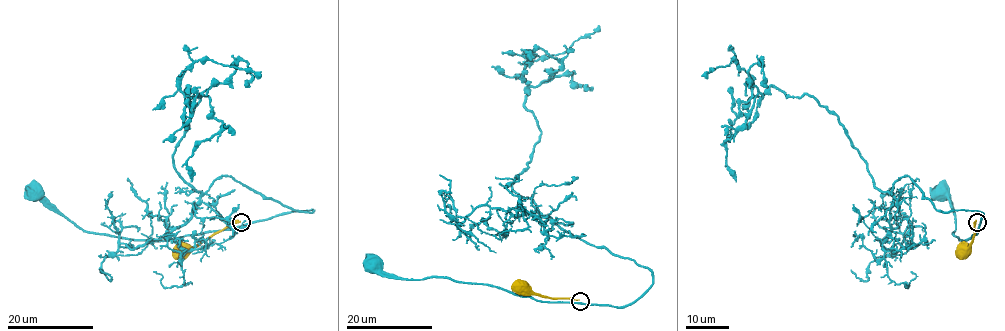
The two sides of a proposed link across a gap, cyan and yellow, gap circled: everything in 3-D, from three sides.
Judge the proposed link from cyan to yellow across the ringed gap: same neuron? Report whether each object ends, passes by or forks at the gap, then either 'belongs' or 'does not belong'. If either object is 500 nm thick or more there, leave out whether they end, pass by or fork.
cyan passes by; yellow ends; does not belong

